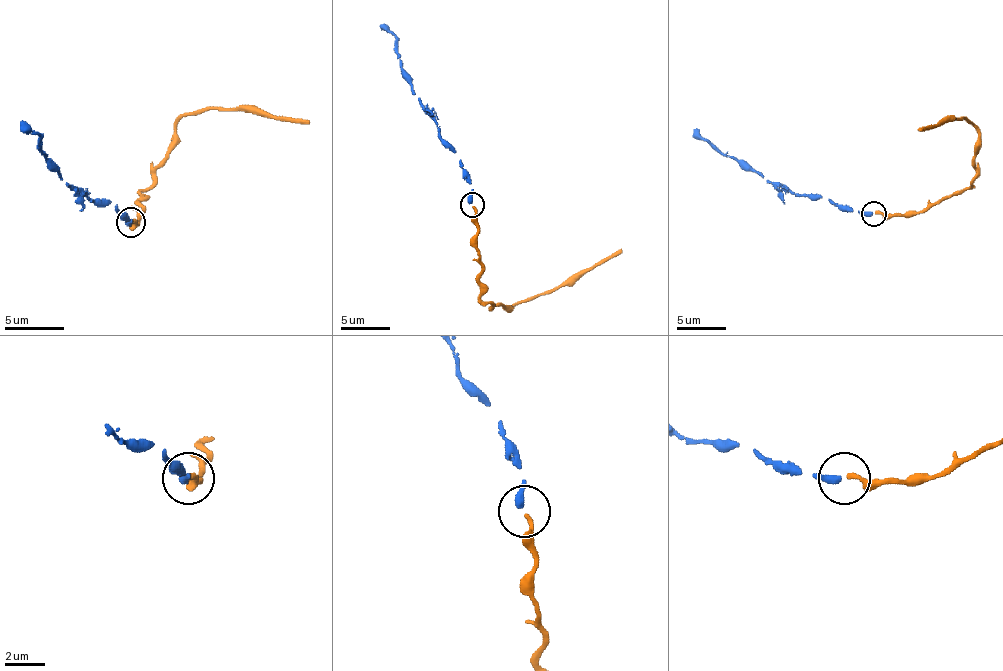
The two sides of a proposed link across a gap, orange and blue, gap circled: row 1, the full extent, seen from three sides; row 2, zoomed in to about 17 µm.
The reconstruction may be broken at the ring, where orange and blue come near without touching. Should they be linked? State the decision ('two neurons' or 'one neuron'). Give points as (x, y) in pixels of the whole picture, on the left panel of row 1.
one neuron

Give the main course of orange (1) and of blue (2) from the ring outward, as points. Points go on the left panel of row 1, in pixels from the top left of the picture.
1: (132, 223), (138, 223), (141, 193), (153, 182), (173, 125), (209, 108), (247, 108), (309, 122)
2: (129, 223), (111, 202), (94, 202), (82, 196), (58, 176), (55, 167), (40, 152), (40, 137), (20, 122)

